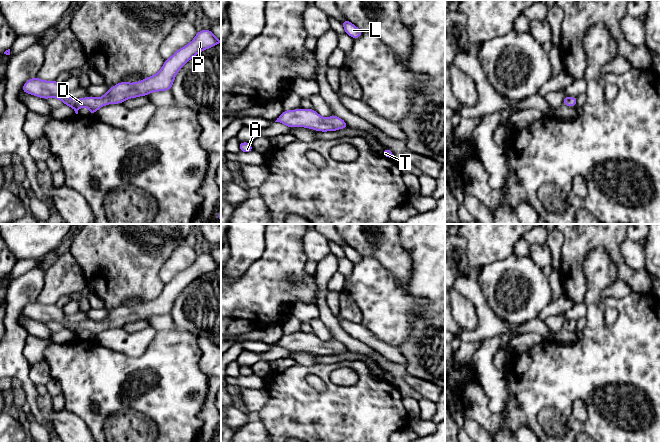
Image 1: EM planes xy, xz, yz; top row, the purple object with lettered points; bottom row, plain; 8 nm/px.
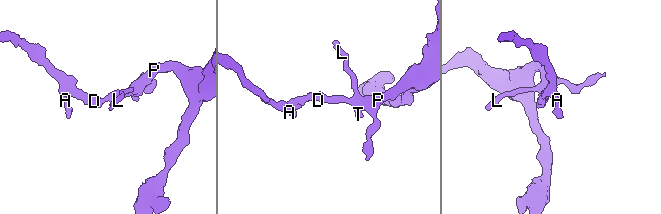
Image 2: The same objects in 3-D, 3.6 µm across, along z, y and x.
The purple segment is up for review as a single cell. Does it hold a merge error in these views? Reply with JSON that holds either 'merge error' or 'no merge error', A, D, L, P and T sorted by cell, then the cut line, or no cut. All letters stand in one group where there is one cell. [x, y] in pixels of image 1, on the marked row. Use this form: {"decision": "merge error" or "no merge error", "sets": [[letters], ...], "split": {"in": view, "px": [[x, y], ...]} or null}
{"decision": "no merge error", "sets": [["A", "D", "L", "P", "T"]], "split": null}

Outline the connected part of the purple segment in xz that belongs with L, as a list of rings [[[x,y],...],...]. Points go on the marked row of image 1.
[[[347,19],[343,20],[341,24],[344,27],[345,33],[351,36],[353,39],[360,38],[362,35],[362,31],[356,27],[354,24],[349,22]]]

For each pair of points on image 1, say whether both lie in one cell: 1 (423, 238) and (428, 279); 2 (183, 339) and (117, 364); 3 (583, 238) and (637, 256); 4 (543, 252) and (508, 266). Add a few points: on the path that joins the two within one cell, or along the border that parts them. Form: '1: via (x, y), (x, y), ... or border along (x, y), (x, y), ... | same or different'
1: via (428, 248), (428, 269) | same
2: via (167, 356), (159, 364), (134, 364) | same
3: border along (627, 237), (620, 253), (635, 270) | different
4: border along (529, 255), (542, 268) | different

